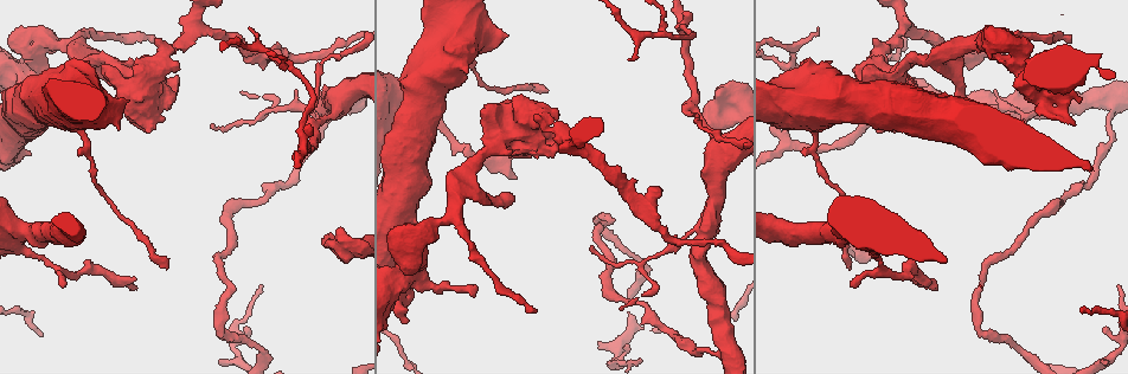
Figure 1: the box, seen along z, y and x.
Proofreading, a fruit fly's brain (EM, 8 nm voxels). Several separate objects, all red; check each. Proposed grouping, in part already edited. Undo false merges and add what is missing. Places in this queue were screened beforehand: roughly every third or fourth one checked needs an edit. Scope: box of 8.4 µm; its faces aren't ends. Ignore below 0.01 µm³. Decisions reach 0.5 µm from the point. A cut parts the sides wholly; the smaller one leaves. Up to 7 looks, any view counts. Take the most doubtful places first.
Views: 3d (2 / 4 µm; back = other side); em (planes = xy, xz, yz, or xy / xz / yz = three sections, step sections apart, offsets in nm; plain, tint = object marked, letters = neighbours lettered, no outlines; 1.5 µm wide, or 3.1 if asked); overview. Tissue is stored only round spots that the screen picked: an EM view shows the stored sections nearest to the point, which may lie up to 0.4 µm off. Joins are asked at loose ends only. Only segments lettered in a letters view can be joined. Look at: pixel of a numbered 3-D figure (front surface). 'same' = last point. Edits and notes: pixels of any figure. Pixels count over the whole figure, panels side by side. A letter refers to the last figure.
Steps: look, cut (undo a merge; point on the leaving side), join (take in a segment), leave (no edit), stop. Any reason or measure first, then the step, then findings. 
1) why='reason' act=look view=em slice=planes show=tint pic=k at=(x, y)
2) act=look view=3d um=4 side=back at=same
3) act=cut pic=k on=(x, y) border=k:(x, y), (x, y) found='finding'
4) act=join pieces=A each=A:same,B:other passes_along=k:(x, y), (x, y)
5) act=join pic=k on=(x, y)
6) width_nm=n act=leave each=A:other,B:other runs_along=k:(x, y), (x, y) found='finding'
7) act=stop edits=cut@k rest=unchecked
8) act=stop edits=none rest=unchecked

why='branch stops here' act=look view=3d um=2 pic=1 at=(516, 178)

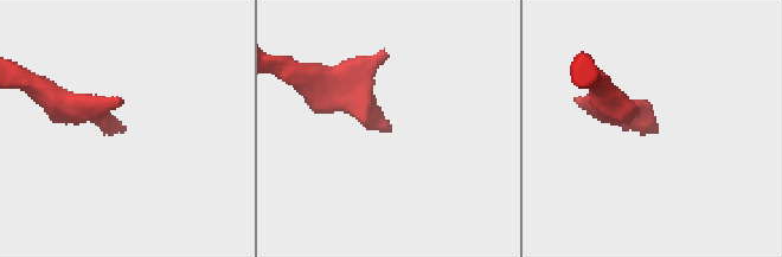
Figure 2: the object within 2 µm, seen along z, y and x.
act=look view=em slice=planes show=tint pic=2 at=(387, 131)

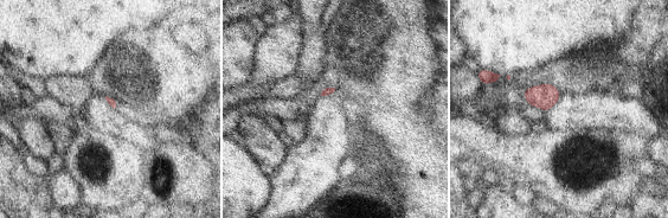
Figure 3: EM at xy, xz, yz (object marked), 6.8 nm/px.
act=look view=em slice=planes show=letters at=same

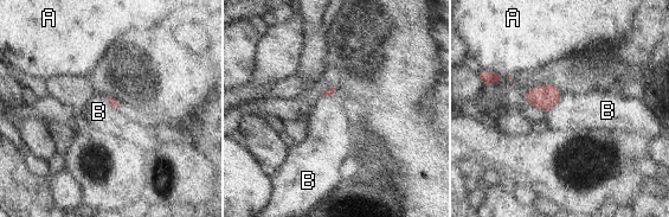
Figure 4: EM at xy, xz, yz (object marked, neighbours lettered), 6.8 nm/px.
act=leave each=A:other,B:other found='none of them fits'

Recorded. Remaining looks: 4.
why='branch stops here' act=look view=em slice=planes show=letters pic=1 at=(1074, 123)

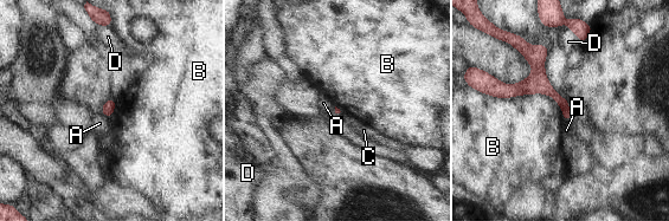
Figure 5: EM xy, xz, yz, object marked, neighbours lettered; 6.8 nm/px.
longest_contact=B:600nm act=leave each=A:other,B:other,C:other,D:other border=5:(484, 92), (546, 93), (566, 118) found='none of them fits'

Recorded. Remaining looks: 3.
why='branch stops here' act=look view=em slice=planes show=letters pic=1 at=(983, 49)

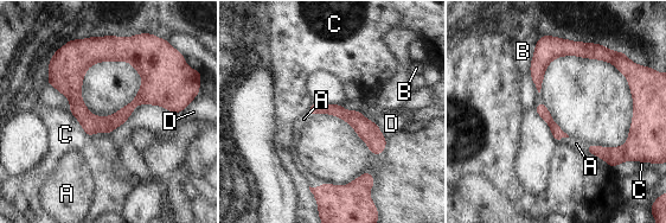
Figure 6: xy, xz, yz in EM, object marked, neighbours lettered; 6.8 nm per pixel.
act=join pieces=A each=A:same,B:other,C:other,D:other passes_along=6:(540, 109), (563, 137), (576, 144) found='it goes on there'

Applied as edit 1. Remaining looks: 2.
act=stop edits=join@6 rest=unchecked

